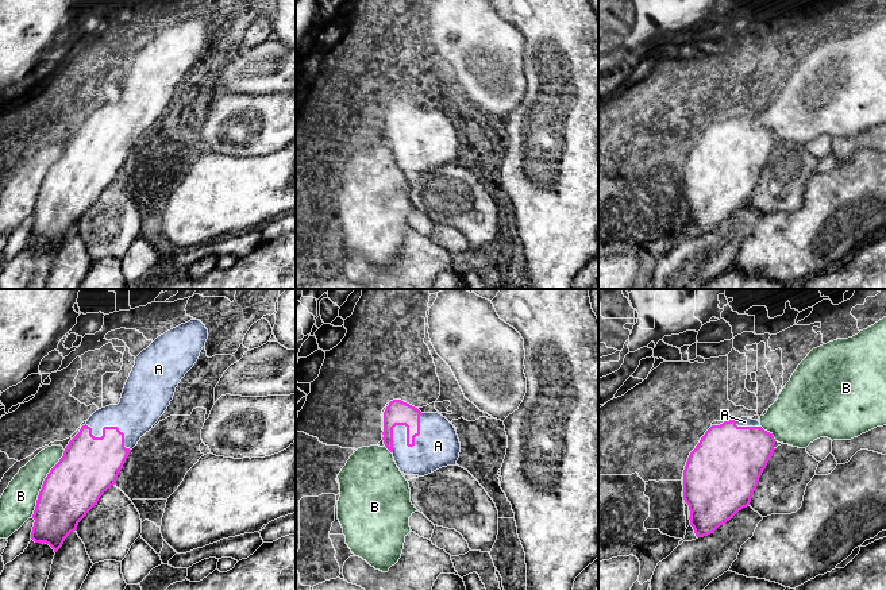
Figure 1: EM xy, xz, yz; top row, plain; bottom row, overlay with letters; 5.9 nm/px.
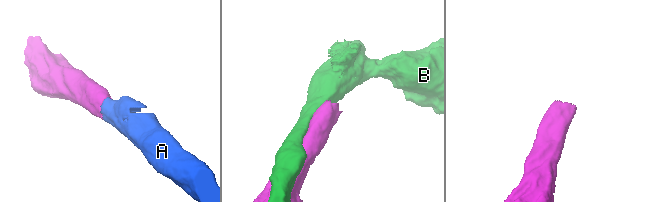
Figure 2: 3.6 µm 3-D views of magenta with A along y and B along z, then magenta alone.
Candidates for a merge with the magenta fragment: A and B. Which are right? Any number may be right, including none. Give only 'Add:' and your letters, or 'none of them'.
Add: A

